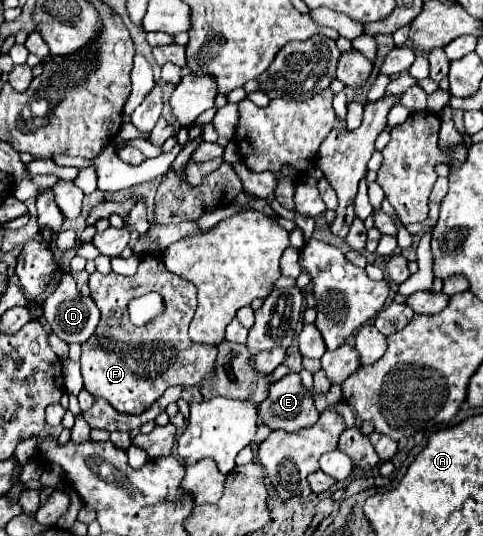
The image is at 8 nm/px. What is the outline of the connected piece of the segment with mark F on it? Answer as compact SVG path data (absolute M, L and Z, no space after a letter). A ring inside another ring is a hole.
M146 253L140 259L138 271L132 277L94 271L90 275L90 291L102 319L94 335L82 343L82 377L84 389L94 397L106 399L120 413L146 411L170 385L196 387L216 375L214 345L194 343L188 337L188 323L196 309L196 289L186 279L172 275L162 261L160 253ZM156 291L164 297L166 313L146 327L132 325L128 317L128 301L136 295Z

